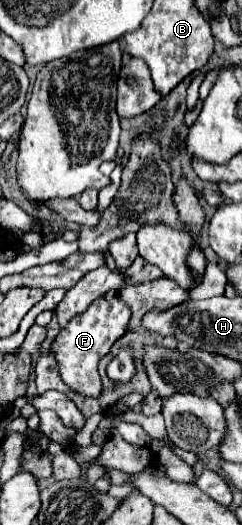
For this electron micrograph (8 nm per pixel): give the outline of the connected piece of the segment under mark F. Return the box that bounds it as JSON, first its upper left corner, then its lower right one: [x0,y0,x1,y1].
[51,295,131,397]

